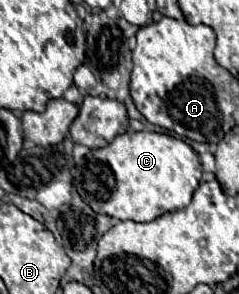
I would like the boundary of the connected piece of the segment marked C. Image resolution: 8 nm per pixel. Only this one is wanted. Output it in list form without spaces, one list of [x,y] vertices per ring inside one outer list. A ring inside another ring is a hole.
[[[127,131],[107,147],[87,153],[77,171],[75,187],[95,213],[147,223],[163,213],[185,209],[201,183],[201,173],[201,161],[185,141],[165,133]]]

